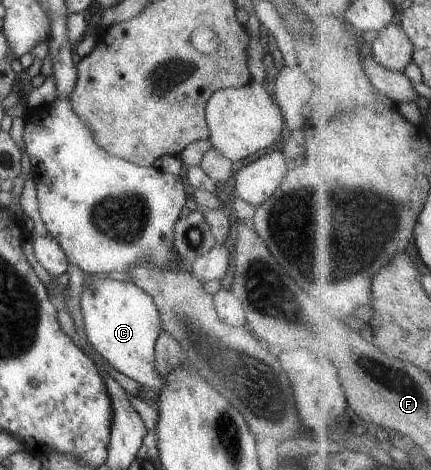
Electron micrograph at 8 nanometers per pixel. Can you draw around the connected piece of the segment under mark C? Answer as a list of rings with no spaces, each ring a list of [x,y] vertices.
[[[107,277],[88,282],[80,296],[83,330],[92,350],[121,374],[142,386],[161,388],[164,378],[154,370],[154,340],[161,332],[152,298],[131,281]]]

